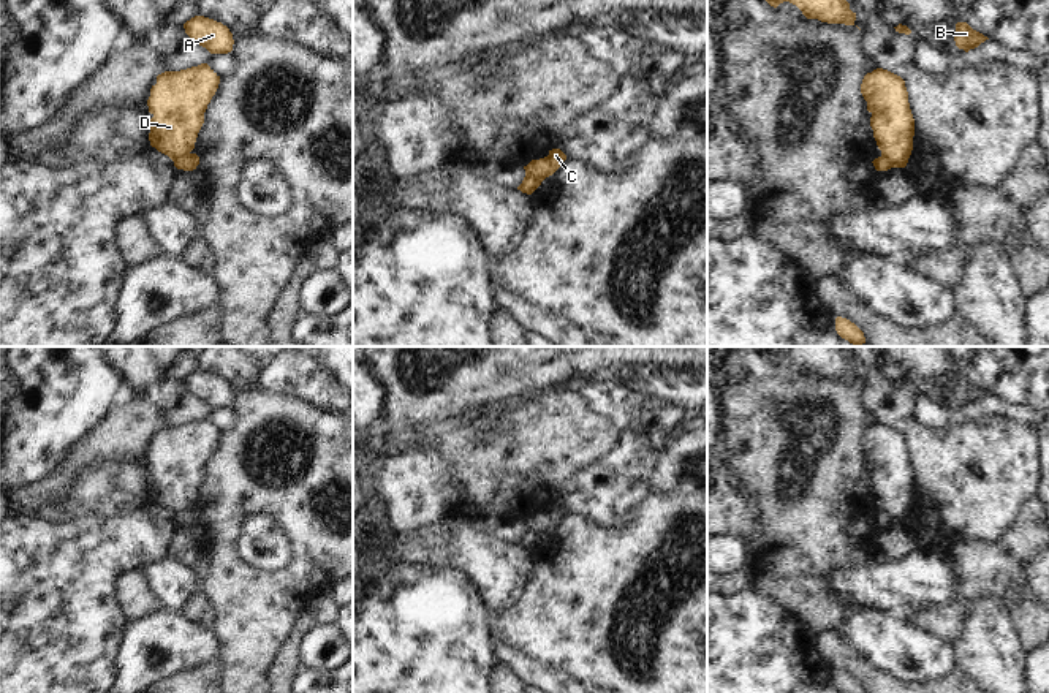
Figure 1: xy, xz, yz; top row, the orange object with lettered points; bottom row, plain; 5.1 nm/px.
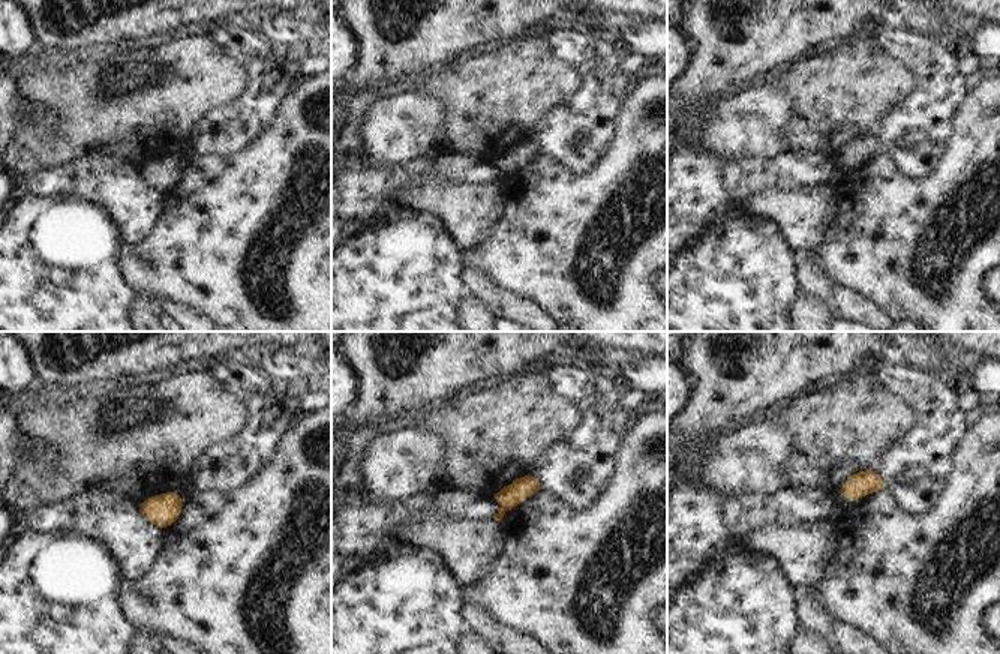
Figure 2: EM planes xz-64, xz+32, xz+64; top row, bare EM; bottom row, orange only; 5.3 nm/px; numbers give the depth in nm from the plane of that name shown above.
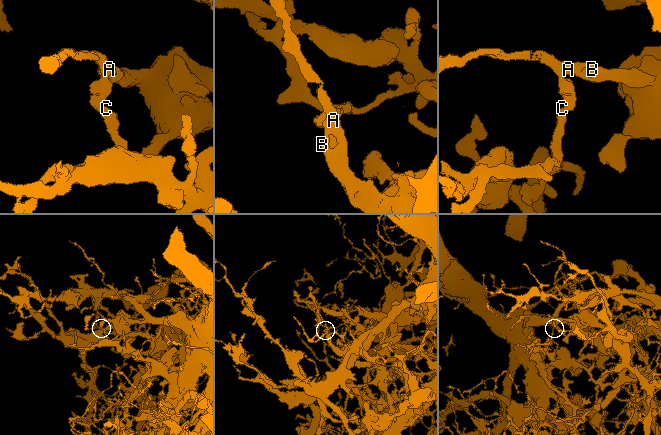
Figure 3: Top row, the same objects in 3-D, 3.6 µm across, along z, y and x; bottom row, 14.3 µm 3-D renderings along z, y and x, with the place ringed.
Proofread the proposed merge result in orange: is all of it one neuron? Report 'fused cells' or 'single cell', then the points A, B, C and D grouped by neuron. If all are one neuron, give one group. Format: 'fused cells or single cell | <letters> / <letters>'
fused cells | A B D / C

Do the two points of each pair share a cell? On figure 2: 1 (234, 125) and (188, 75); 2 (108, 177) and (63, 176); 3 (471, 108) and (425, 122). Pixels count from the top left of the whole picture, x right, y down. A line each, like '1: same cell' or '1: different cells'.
1: different cells
2: same cell
3: different cells

